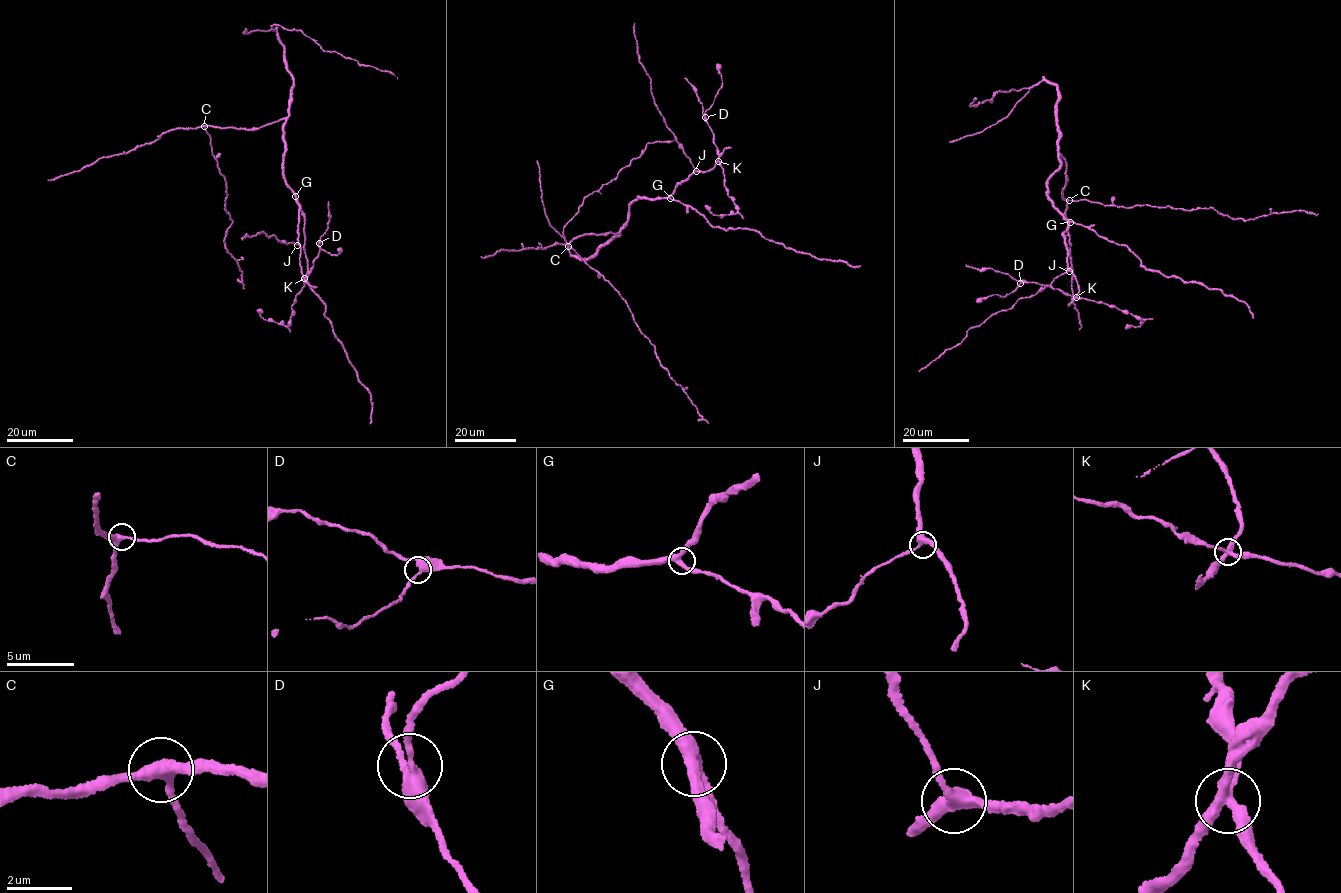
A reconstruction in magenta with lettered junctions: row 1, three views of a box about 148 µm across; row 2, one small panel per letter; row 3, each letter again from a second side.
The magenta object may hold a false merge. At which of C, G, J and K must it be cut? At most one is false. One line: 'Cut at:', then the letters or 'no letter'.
Cut at: K

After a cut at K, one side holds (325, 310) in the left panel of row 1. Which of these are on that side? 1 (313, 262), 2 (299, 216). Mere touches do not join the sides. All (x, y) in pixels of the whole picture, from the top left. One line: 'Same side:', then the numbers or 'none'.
Same side: 2

